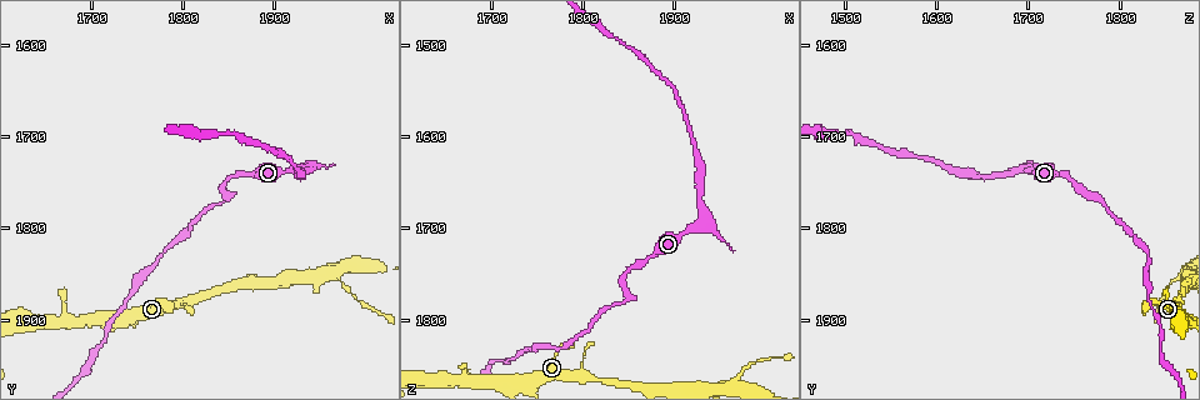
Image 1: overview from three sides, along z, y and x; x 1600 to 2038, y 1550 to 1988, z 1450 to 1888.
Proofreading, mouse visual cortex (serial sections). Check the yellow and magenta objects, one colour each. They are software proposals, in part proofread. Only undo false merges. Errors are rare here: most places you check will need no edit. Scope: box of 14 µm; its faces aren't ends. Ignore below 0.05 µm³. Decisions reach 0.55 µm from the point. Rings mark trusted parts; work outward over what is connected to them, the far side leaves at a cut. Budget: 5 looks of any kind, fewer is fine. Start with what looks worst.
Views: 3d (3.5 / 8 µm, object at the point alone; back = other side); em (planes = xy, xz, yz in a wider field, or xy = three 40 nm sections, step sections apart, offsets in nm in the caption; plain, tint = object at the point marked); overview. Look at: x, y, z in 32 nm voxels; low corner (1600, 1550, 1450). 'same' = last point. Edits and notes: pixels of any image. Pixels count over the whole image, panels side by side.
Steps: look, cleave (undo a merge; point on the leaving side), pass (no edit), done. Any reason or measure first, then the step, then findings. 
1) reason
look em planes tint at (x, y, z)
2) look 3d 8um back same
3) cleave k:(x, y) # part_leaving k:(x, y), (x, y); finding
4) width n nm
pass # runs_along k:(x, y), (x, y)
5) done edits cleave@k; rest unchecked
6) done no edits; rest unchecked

sharp bend
look 3d 3.5um at (1845, 1770, 1780)

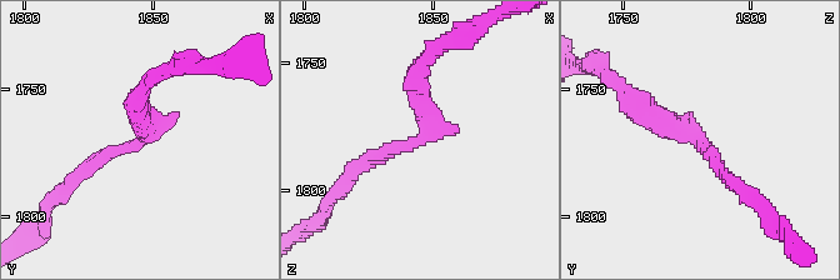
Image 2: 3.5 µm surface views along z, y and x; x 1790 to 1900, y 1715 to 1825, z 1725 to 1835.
now the EM
look em xy step 5 tint at (1846, 1770, 1778)

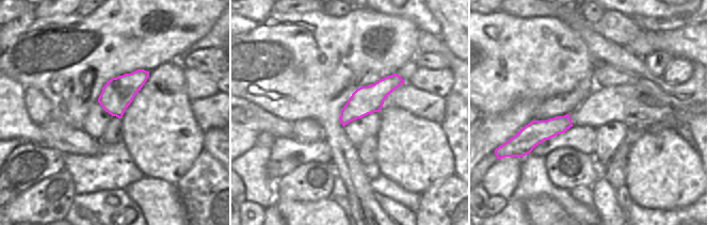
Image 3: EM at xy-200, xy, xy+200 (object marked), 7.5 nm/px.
width 220 nm
pass # runs_along 2:(630, 96), (698, 139), (726, 178); one cell here

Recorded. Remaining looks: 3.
three arms meet
look 3d 3.5um at (1970, 1850, 1865)

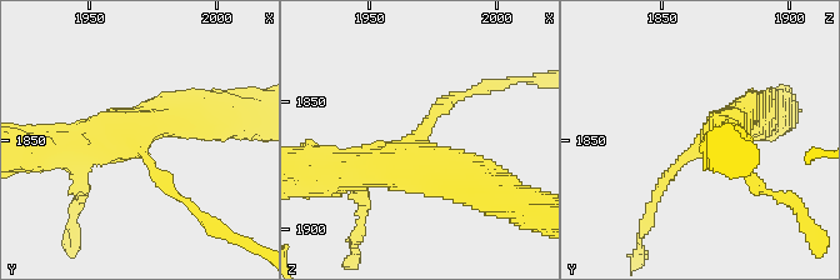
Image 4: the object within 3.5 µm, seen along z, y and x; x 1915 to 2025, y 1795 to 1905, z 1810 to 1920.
look em xy step 1 tint at (1970, 1854, 1867)

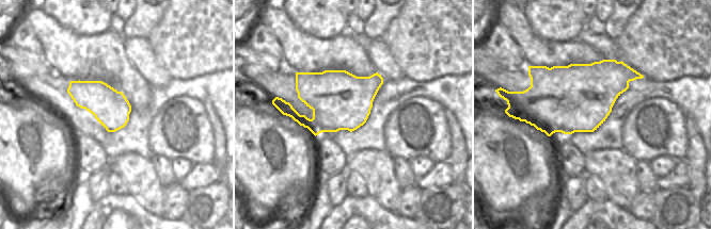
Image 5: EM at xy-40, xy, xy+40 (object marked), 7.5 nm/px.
look em xy step 5 tint same

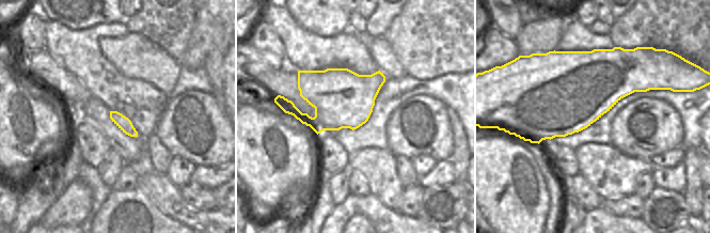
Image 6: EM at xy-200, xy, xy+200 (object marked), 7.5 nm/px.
arm_widths 150, 400, 450 nm
pass # continuous, no second cell

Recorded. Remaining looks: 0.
done no edits; rest unchecked

